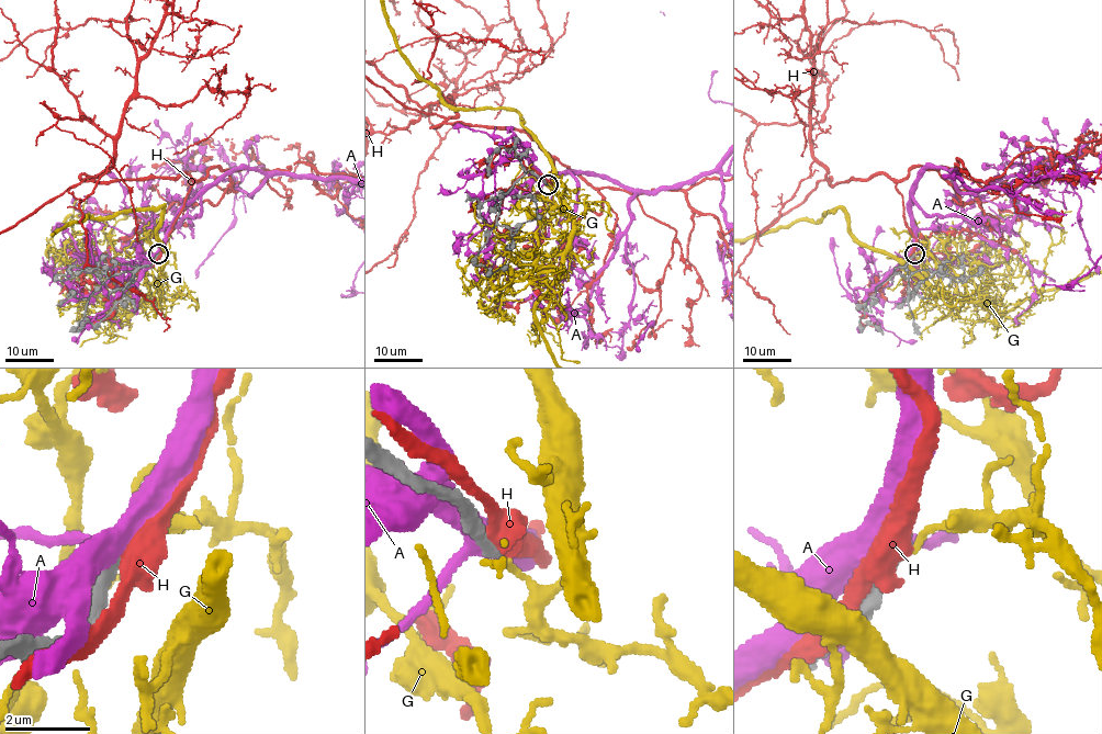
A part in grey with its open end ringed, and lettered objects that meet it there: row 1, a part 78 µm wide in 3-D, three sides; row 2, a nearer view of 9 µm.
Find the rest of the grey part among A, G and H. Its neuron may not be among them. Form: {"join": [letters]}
{"join": []}

